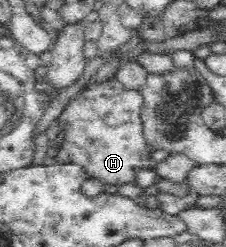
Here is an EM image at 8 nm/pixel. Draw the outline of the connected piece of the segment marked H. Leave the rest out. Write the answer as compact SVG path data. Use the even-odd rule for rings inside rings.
M110 78L101 83L88 84L80 90L76 97L59 116L59 123L66 132L62 146L59 148L55 161L58 163L76 163L82 166L88 178L100 180L103 184L122 186L129 182L135 183L136 173L147 169L156 172L157 162L152 160L151 148L147 147L143 135L141 110L144 98L139 90L127 90L118 80Z

